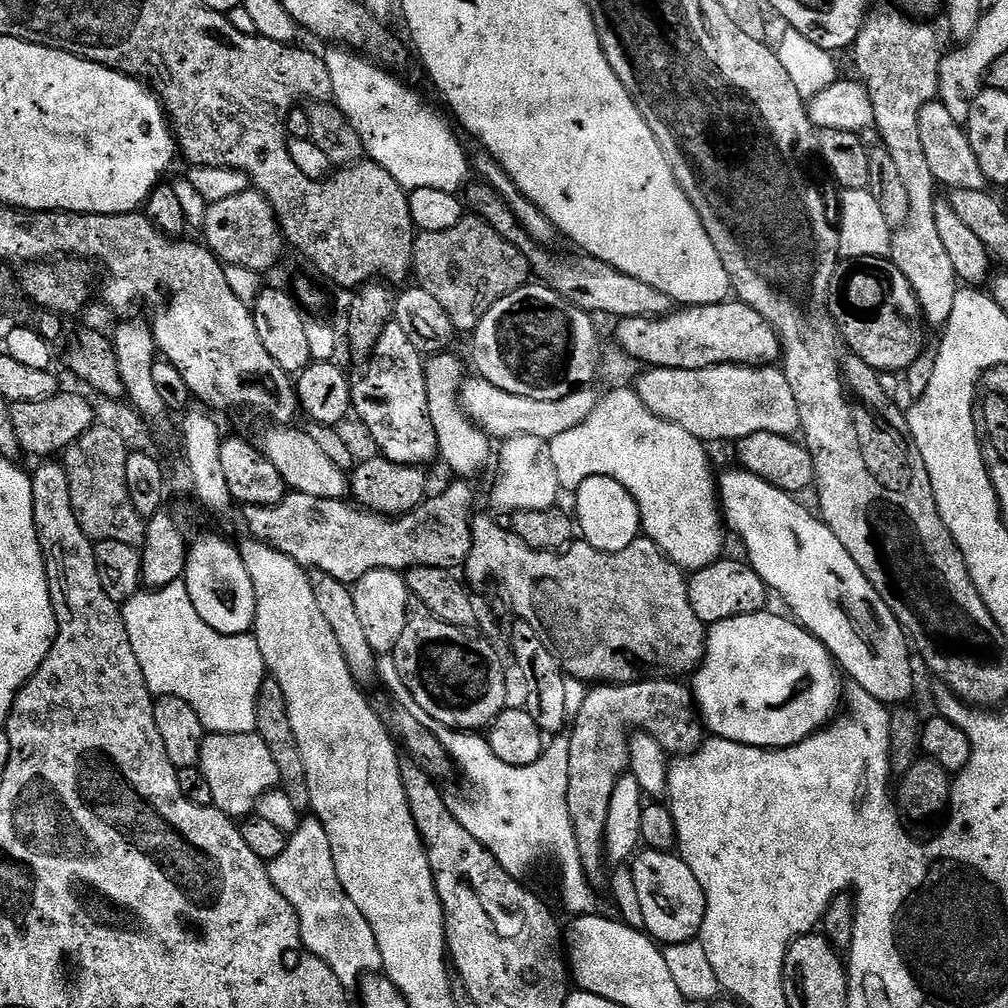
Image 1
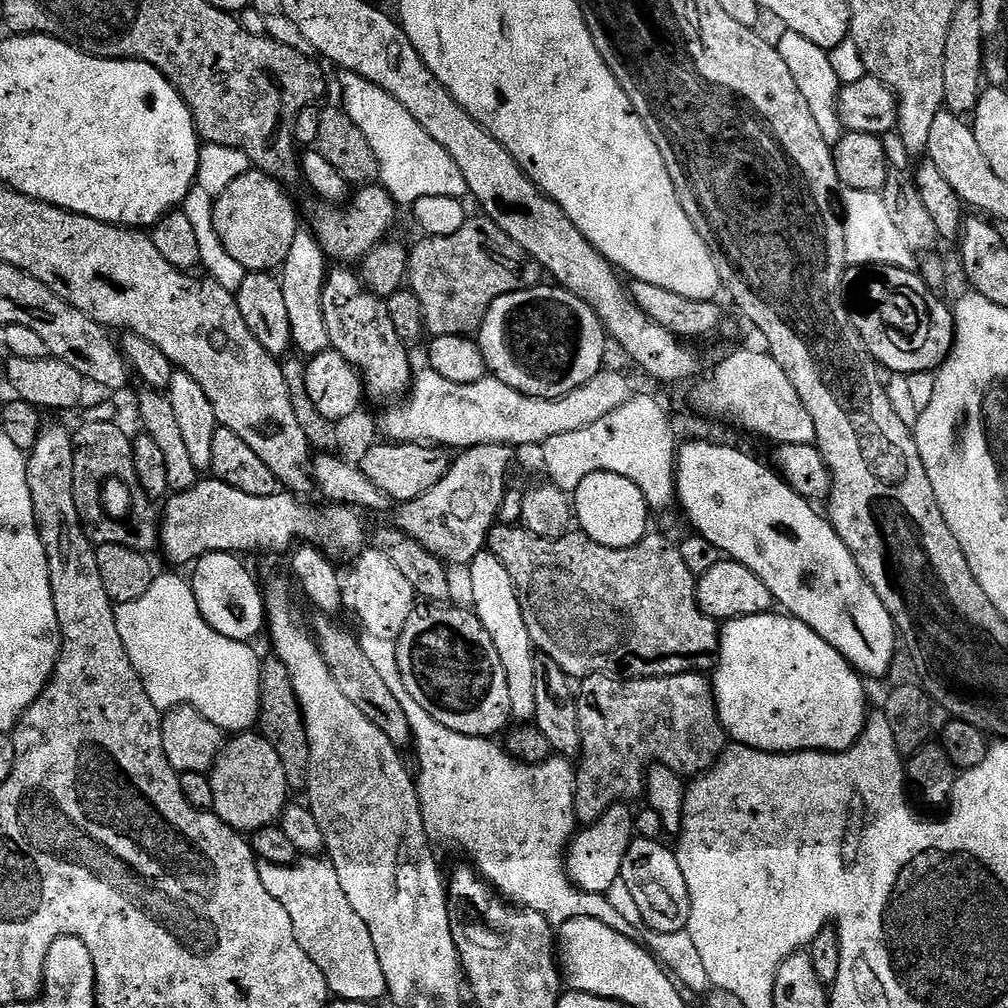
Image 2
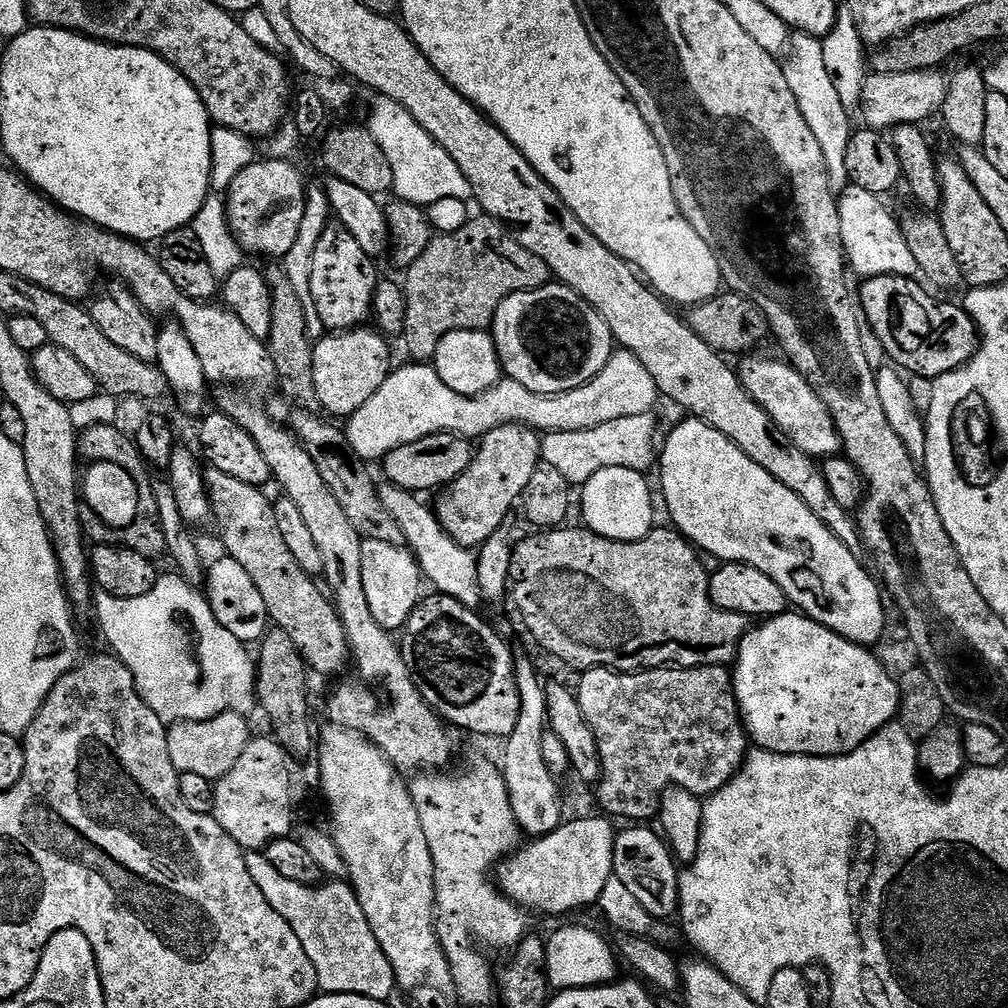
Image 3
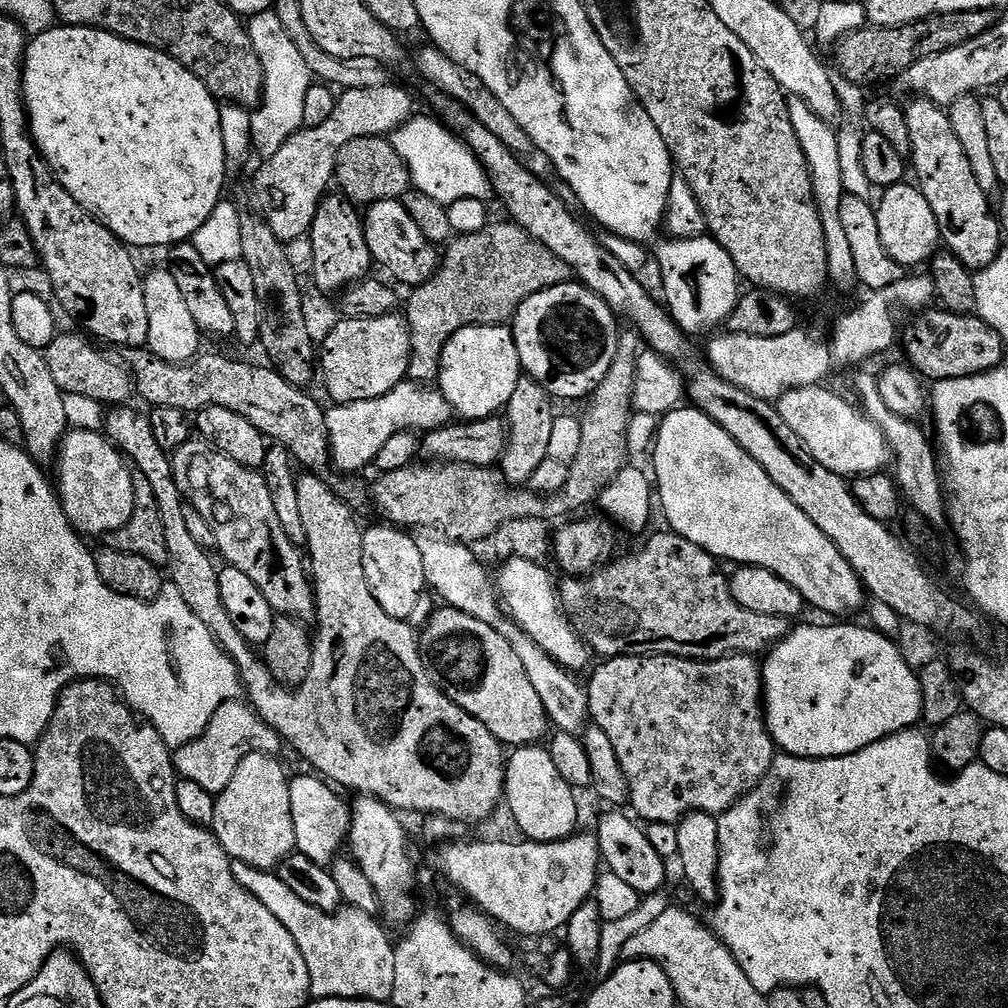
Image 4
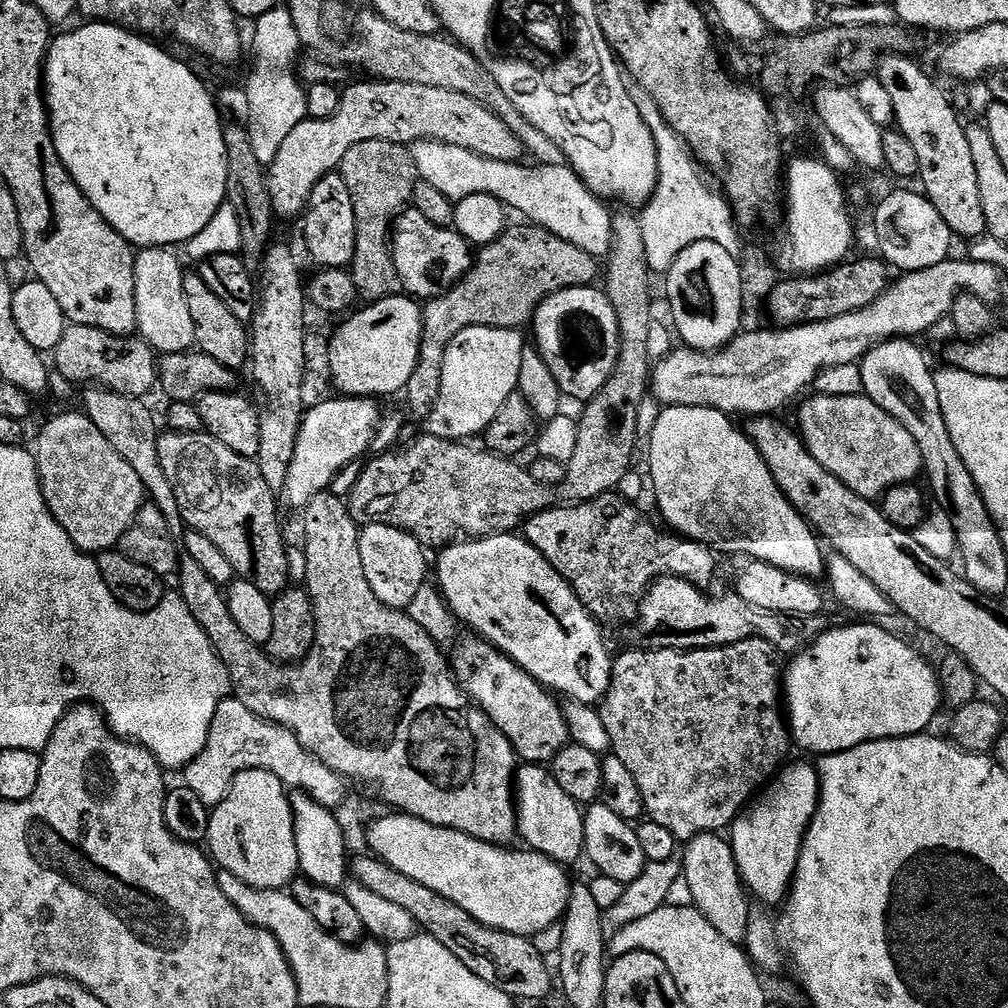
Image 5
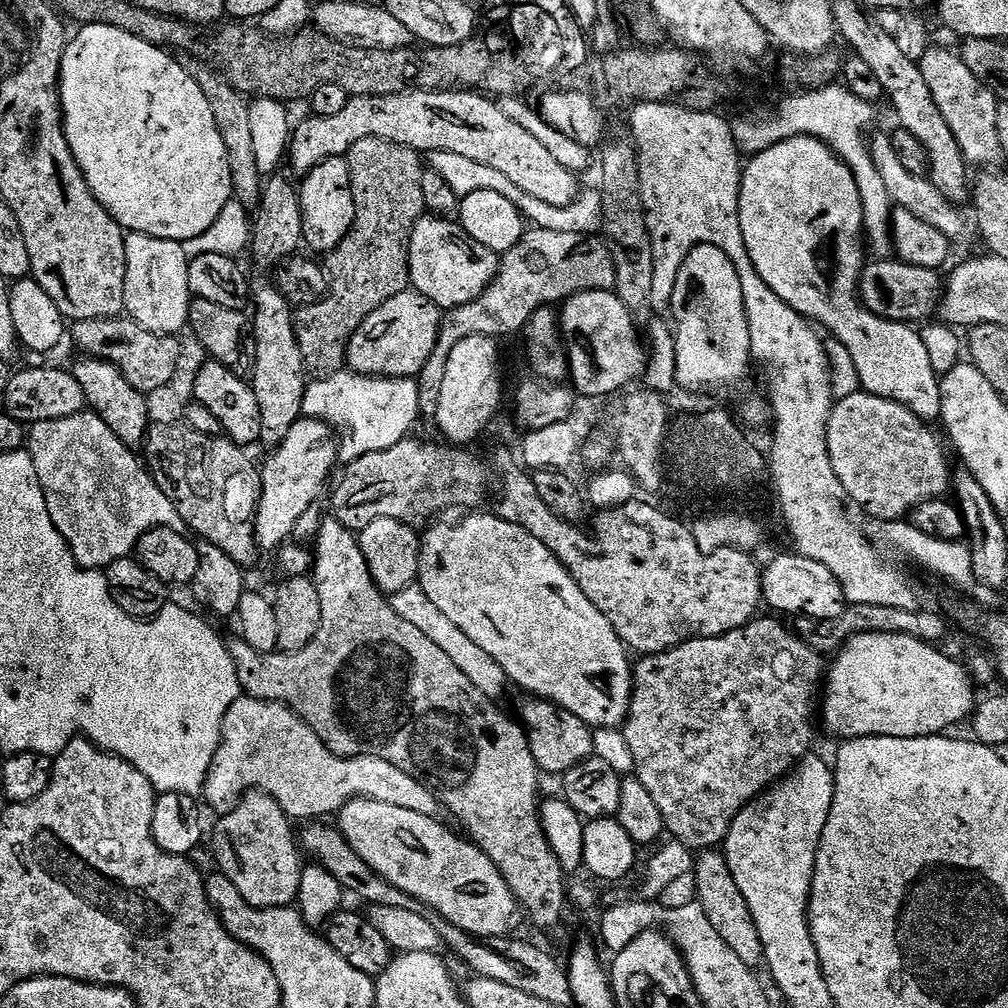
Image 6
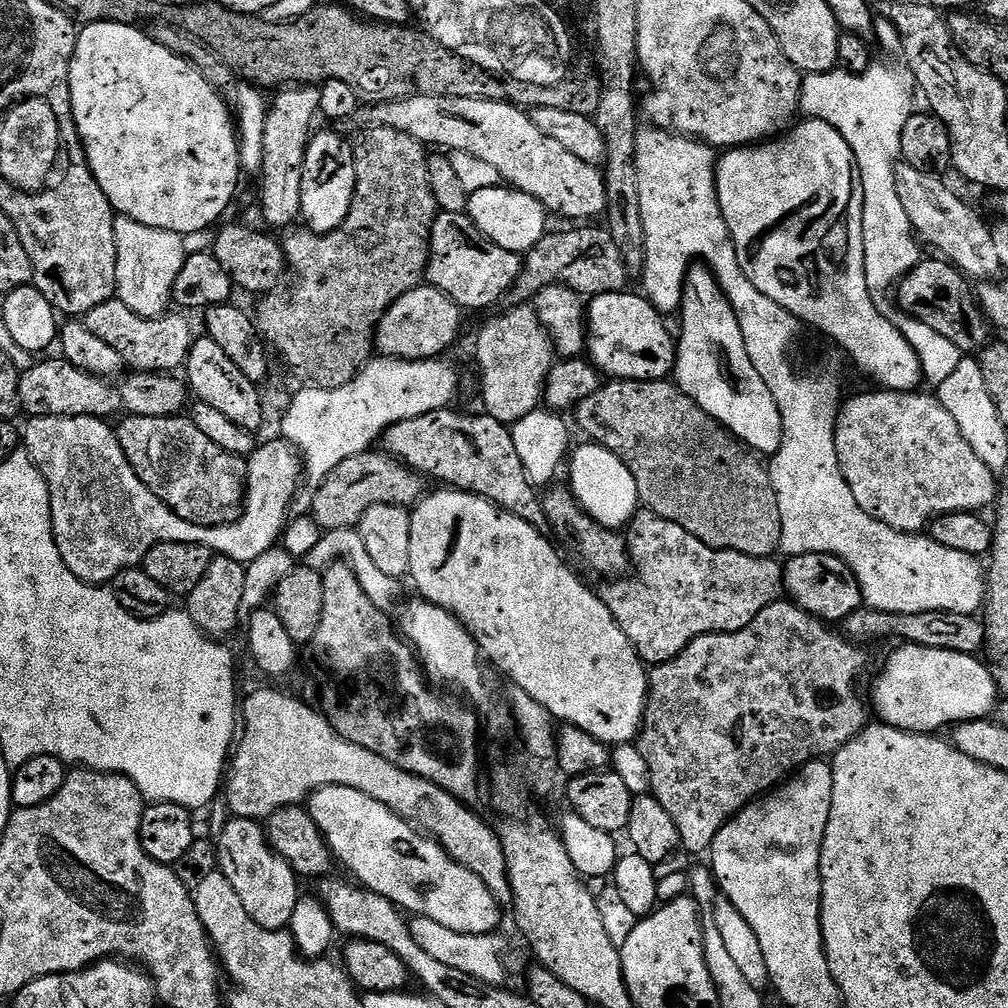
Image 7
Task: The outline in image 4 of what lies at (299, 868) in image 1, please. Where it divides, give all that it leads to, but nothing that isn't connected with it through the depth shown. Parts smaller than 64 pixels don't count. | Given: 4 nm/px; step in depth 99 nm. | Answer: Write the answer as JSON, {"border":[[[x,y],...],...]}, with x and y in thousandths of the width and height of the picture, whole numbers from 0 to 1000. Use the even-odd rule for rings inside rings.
{"border":[[[231,856],[230,866],[243,883],[288,923],[292,935],[296,935],[296,942],[304,950],[304,962],[308,962],[308,982],[313,991],[388,993],[393,941],[391,933],[381,926],[382,918],[370,906],[344,899],[335,905],[315,903],[308,895],[300,895],[270,863]]]}

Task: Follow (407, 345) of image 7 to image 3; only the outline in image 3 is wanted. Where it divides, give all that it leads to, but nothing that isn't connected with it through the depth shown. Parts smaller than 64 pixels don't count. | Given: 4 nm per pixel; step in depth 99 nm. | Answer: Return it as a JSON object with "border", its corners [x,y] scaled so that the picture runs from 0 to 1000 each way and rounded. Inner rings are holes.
{"border":[[[354,323],[343,329],[322,331],[313,338],[310,346],[312,351],[312,387],[315,387],[317,404],[326,414],[344,415],[349,413],[359,403],[363,403],[363,399],[367,399],[367,395],[371,395],[371,391],[375,391],[379,379],[383,379],[385,372],[391,368],[389,349],[385,346],[384,340],[386,341],[386,338],[376,328],[365,323]]]}

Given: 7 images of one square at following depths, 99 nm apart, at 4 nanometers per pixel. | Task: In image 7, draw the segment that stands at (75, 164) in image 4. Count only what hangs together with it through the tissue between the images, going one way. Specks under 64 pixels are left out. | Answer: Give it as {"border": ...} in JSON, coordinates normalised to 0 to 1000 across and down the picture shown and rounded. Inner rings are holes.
{"border":[[[97,22],[85,24],[78,29],[75,37],[73,58],[69,62],[69,97],[73,122],[83,144],[82,158],[87,168],[93,173],[97,185],[101,185],[101,192],[109,200],[111,209],[137,220],[141,224],[153,224],[157,228],[169,228],[173,232],[184,235],[193,230],[205,230],[210,221],[225,208],[234,194],[234,186],[240,180],[238,165],[238,141],[231,112],[222,104],[219,92],[193,65],[180,56],[175,56],[164,44],[158,44],[148,38],[146,31],[130,24],[114,24],[113,22]]]}

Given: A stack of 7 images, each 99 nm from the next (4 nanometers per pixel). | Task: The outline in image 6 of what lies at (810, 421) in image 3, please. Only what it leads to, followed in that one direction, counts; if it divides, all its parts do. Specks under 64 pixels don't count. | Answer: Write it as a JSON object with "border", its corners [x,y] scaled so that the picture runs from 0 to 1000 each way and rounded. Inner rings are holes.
{"border":[[[856,387],[826,400],[821,419],[823,458],[844,498],[866,517],[896,517],[915,497],[941,487],[946,471],[940,461],[941,445],[925,425],[899,403]]]}

